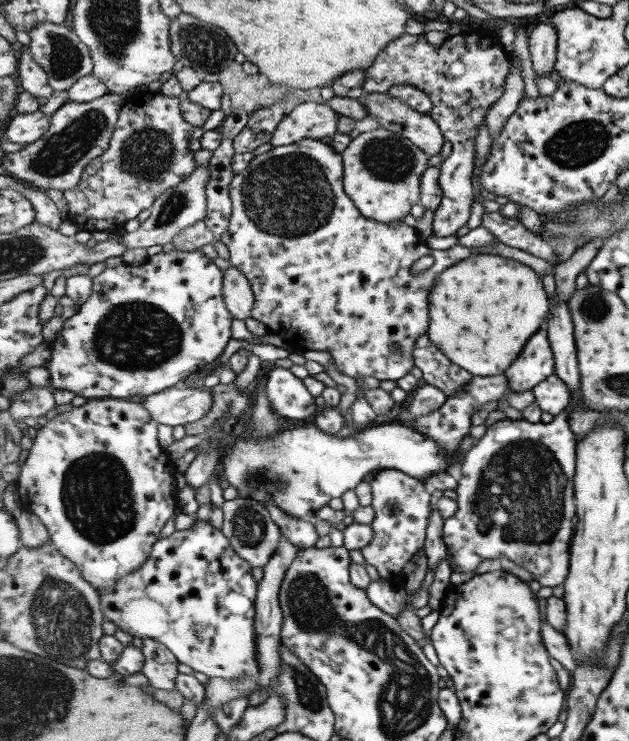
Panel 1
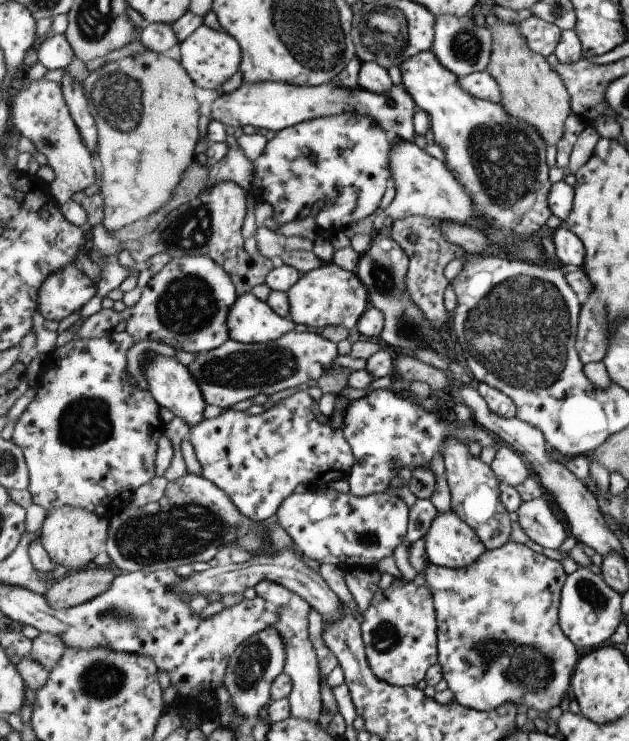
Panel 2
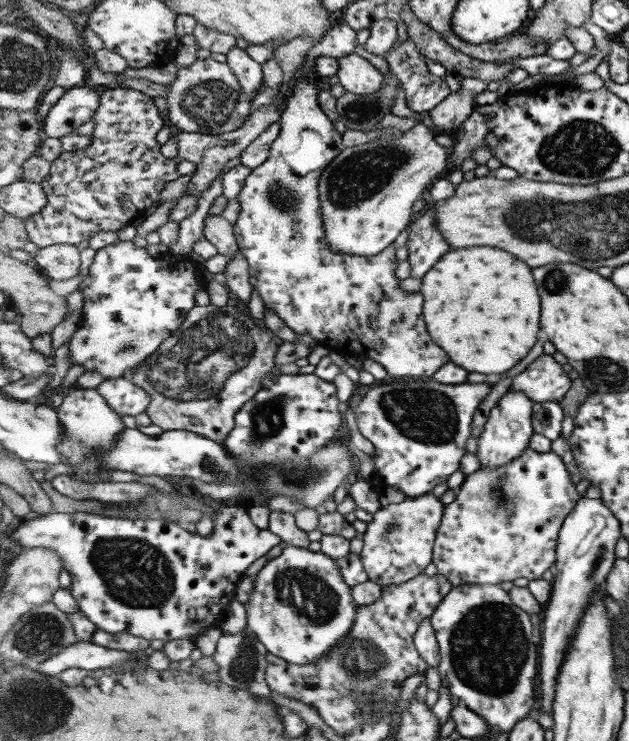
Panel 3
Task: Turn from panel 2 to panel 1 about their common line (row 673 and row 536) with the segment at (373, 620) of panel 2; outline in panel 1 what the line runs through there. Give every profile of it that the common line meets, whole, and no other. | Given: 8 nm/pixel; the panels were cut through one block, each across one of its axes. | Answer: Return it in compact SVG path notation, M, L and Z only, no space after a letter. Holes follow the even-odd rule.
M399 469L381 470L371 477L373 508L376 517L372 523L374 538L360 552L368 565L375 567L380 577L389 579L392 575L402 574L413 556L426 548L429 520L433 505L431 494L427 492L423 480L419 480Z

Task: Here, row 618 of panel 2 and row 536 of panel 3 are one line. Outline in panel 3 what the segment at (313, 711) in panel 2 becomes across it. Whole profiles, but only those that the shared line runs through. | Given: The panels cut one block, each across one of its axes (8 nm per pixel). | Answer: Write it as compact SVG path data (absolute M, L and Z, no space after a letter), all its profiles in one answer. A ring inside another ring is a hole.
M275 510L269 514L269 522L268 530L277 534L284 545L308 548L313 541L311 540L311 534L297 526L295 514Z

